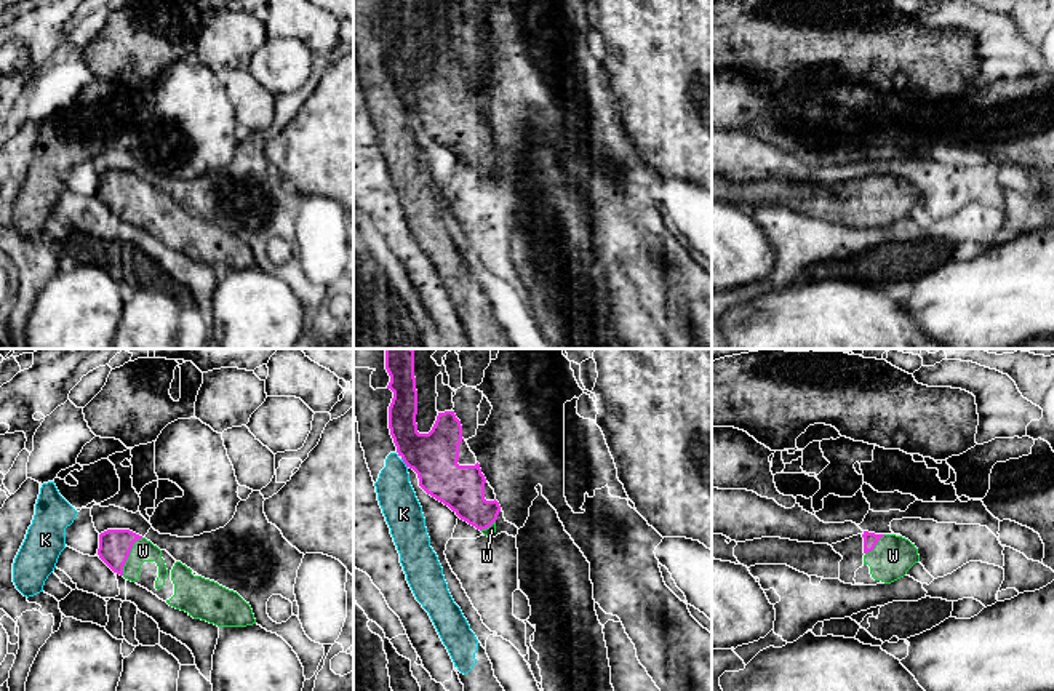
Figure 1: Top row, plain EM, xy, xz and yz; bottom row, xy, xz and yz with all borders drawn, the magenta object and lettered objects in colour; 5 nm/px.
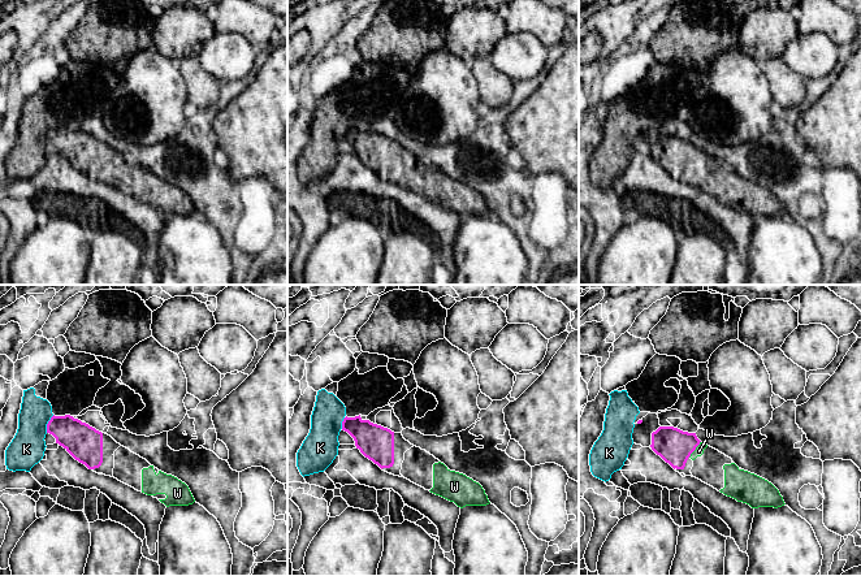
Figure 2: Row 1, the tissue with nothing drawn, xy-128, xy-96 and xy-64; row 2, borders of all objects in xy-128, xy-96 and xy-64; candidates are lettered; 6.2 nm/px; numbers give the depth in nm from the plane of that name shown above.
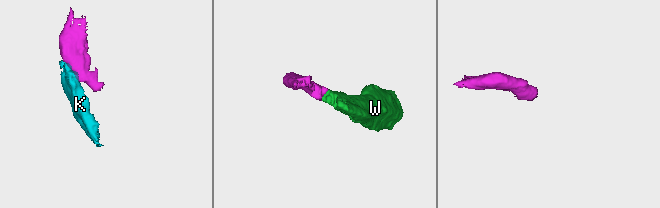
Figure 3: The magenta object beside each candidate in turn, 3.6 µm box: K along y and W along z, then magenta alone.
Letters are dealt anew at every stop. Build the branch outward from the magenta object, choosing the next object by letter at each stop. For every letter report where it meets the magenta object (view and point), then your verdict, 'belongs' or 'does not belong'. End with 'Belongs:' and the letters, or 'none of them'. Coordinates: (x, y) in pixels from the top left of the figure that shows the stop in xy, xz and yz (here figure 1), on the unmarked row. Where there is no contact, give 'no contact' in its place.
K: contact xz (403, 103); does not belong
W: contact xy (128, 197); belongs
Belongs: W

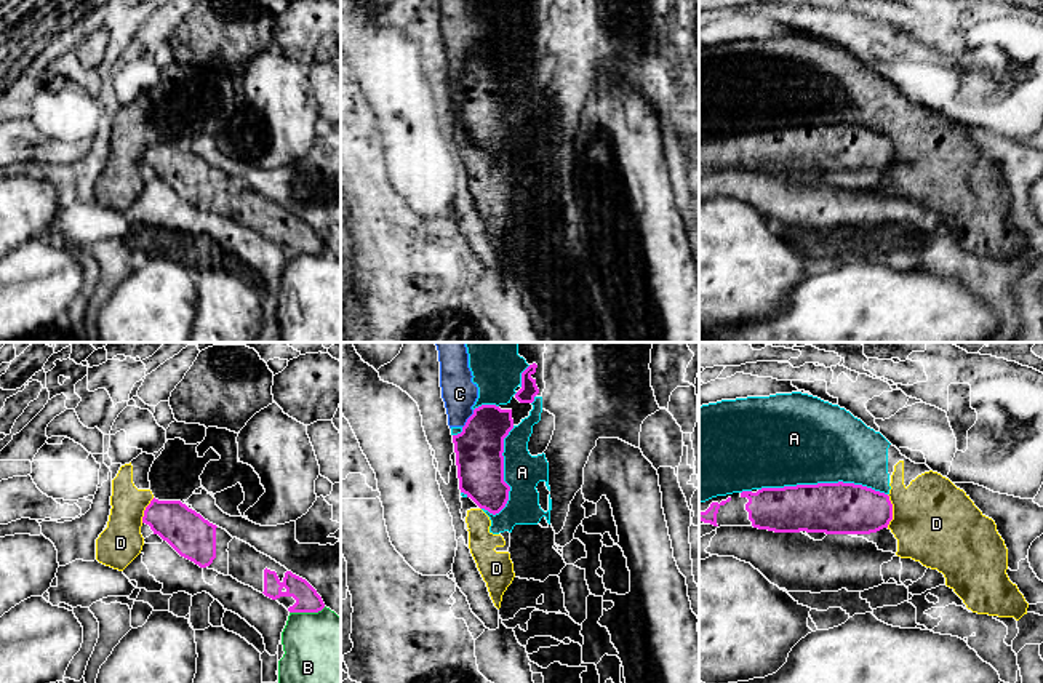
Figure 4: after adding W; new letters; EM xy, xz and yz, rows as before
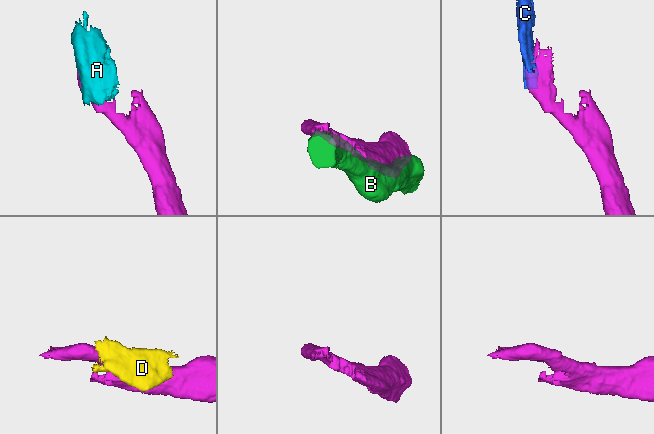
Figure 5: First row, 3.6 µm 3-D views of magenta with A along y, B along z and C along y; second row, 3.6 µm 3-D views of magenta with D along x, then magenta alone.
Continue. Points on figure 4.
A: contact yz (823, 125); does not belong
B: contact xy (307, 253); does not belong
C: contact xz (467, 61); does not belong
D: contact yz (891, 152); does not belong
Belongs: none of them

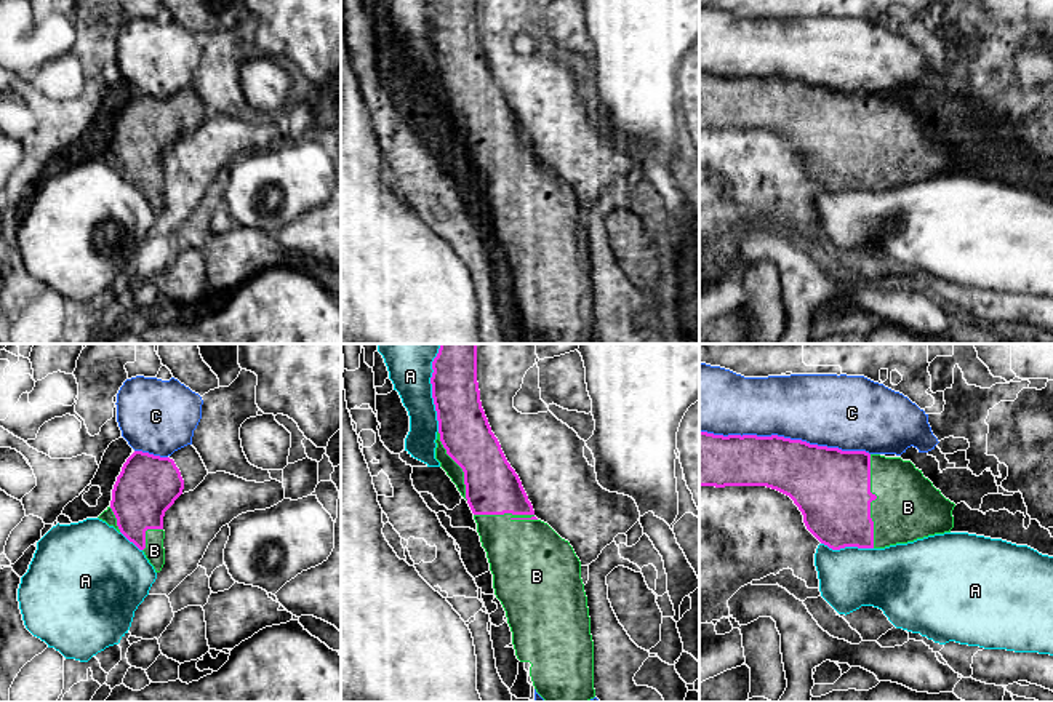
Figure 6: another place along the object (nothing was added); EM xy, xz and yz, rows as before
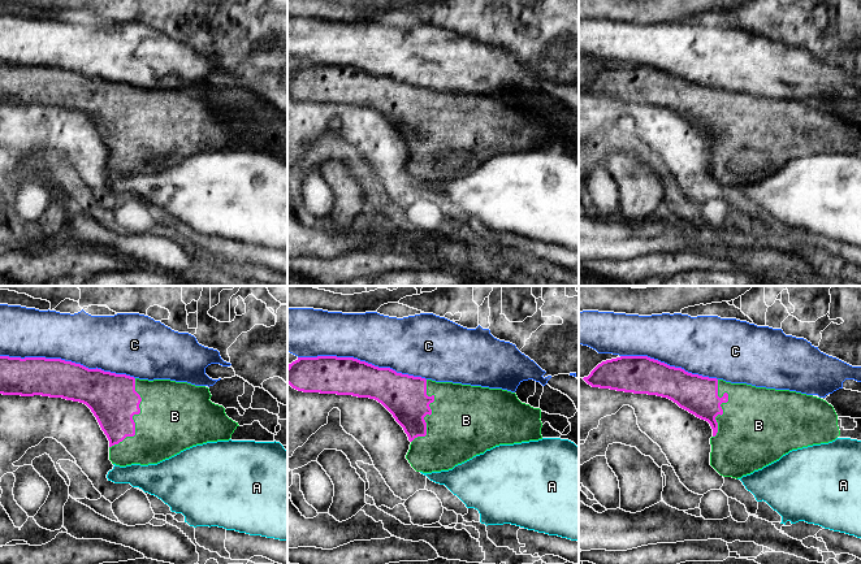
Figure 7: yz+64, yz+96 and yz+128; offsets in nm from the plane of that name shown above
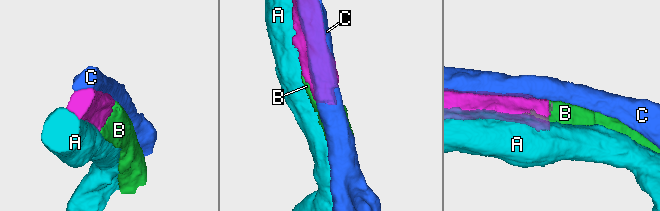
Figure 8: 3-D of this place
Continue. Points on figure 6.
A: contact xz (432, 37); does not belong
B: contact xz (506, 154); belongs
C: contact yz (783, 79); does not belong
Belongs: B

